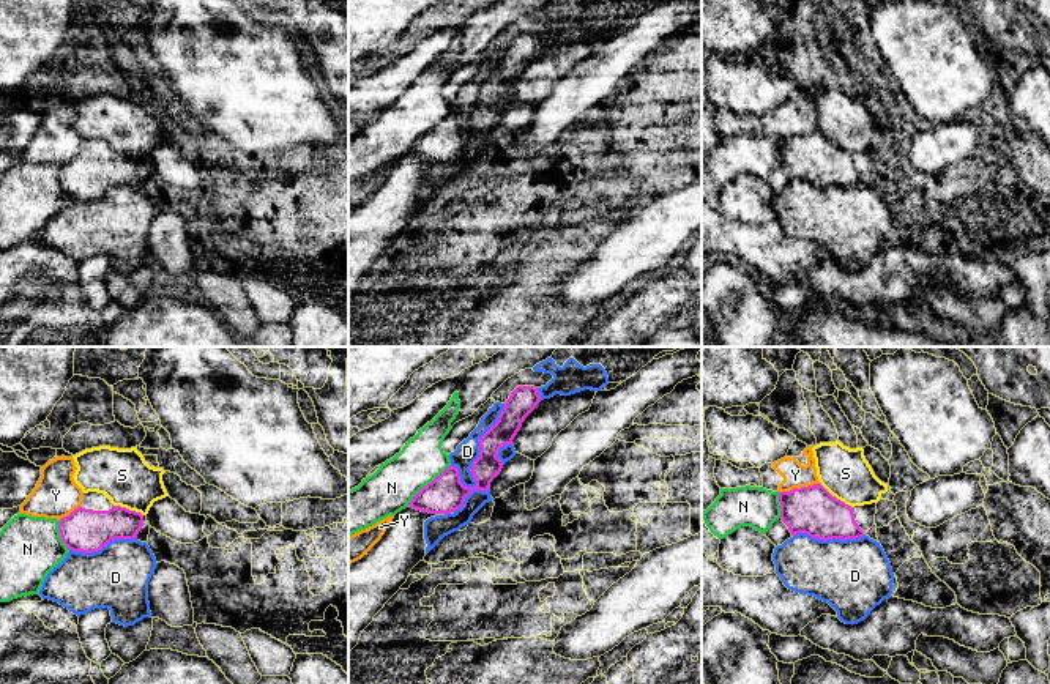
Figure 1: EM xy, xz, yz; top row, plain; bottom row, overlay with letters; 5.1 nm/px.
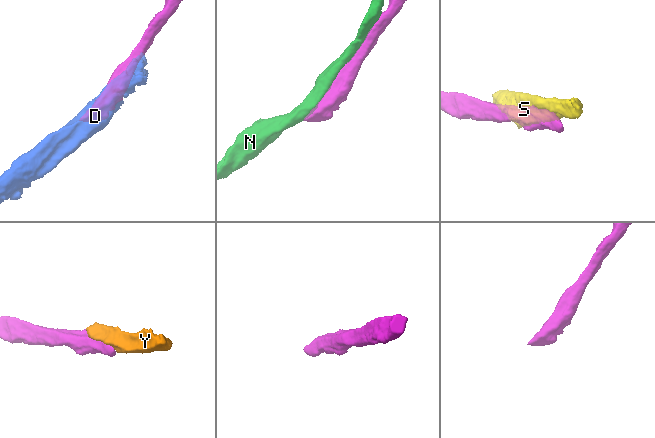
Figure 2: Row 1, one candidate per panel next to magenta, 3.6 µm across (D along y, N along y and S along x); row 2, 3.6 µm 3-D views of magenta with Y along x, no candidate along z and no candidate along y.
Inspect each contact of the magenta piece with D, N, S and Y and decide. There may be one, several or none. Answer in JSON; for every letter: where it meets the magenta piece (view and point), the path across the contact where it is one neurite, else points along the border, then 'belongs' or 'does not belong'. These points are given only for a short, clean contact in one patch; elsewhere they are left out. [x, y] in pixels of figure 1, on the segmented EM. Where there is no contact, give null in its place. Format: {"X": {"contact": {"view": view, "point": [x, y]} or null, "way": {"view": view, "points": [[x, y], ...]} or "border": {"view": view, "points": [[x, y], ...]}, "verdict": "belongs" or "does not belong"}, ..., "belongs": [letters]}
{"D": {"contact": {"view": "xz", "point": [476, 459]}, "verdict": "does not belong"}, "N": {"contact": {"view": "xz", "point": [429, 483]}, "verdict": "does not belong"}, "S": {"contact": {"view": "yz", "point": [834, 497]}, "verdict": "does not belong"}, "Y": {"contact": {"view": "xy", "point": [70, 514]}, "verdict": "does not belong"}, "belongs": []}

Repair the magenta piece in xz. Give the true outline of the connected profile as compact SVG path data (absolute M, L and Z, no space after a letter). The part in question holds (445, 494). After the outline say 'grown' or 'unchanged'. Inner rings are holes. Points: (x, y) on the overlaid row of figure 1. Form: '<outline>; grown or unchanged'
M517 386L498 421L478 440L479 457L470 468L476 485L465 487L457 467L449 465L394 515L382 539L348 566L348 652L374 616L407 582L411 569L424 559L424 522L435 515L454 514L473 490L489 490L503 468L498 451L512 444L522 422L541 399L538 388Z; grown

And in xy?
M88 492L77 509L60 519L58 531L69 550L93 553L110 541L136 539L143 525L140 512L114 506L104 493Z; grown

